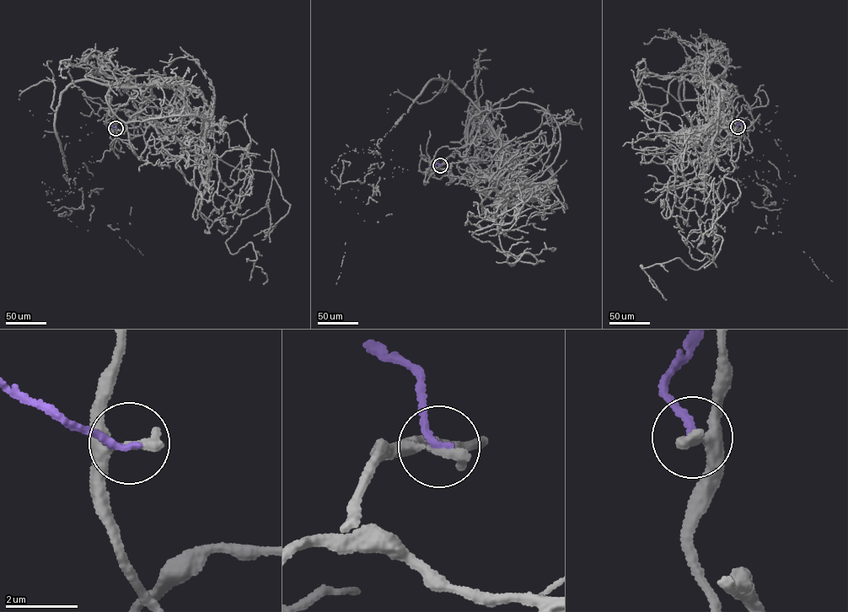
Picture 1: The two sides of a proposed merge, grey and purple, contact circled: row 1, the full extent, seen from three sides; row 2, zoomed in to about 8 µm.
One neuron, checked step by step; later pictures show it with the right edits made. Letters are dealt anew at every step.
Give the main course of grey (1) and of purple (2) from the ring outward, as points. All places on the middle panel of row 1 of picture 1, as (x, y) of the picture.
1: (440, 165), (467, 158), (486, 114), (434, 79), (373, 152), (341, 160), (335, 194), (364, 221), (336, 284)
2: (441, 165), (438, 163), (430, 167)

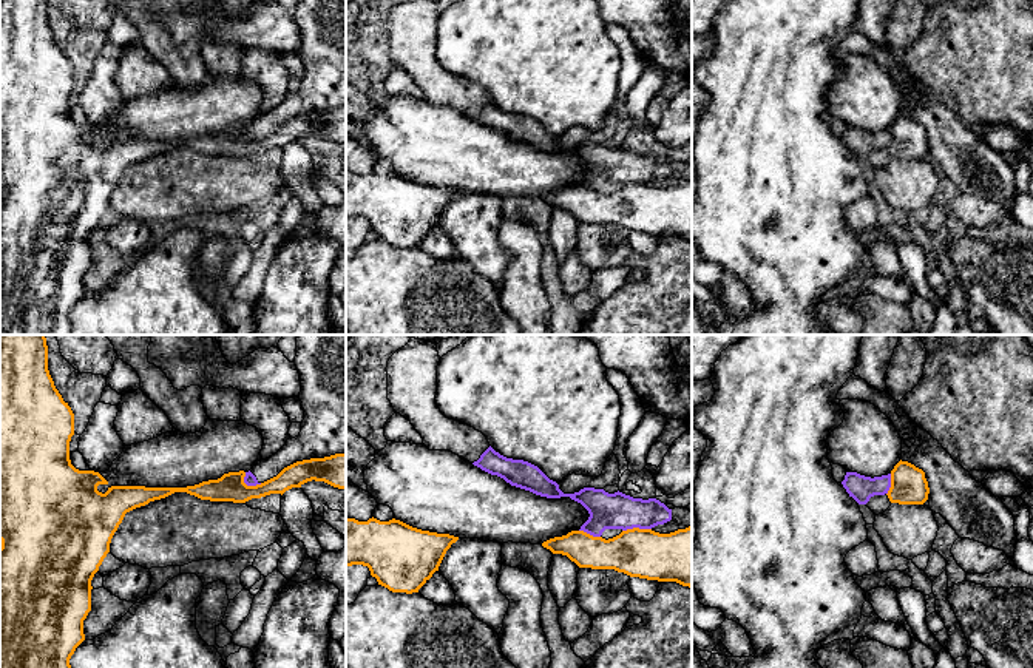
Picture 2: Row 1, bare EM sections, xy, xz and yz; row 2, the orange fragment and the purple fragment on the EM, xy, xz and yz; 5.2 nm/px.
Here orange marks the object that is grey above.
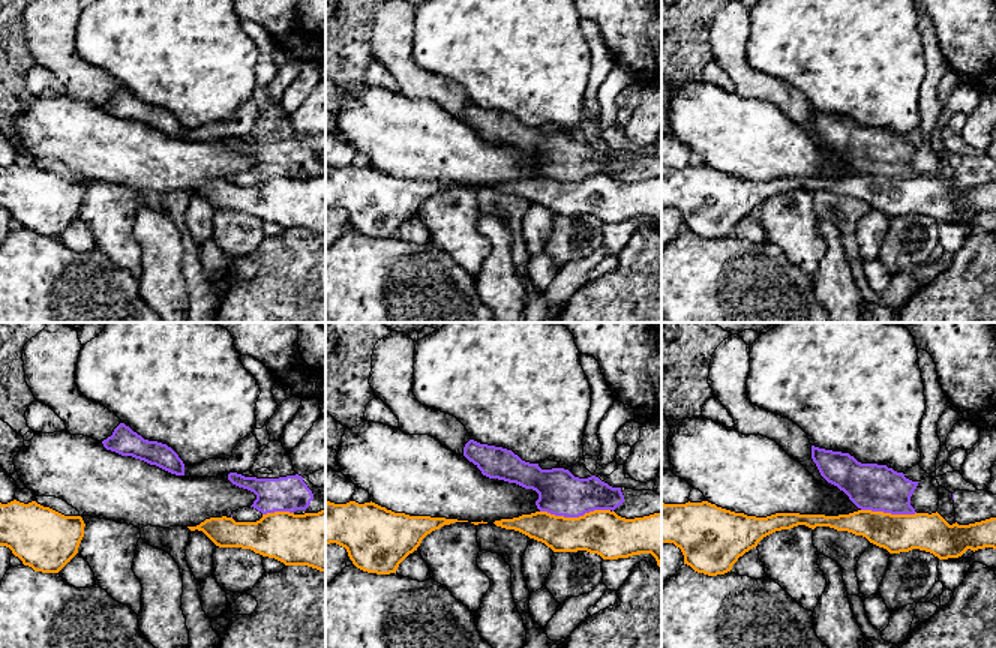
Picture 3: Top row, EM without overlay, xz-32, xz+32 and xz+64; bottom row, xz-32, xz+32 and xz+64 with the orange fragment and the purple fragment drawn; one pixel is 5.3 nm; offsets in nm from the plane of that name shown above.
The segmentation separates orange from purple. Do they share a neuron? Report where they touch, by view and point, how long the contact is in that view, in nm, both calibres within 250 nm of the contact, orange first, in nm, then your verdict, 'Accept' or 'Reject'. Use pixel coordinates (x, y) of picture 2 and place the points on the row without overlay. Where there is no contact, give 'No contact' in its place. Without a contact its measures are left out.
Touches orange at xz (636, 182). Shared border 150 nm. Thickness 260 nm (orange) against 190 nm. Reject

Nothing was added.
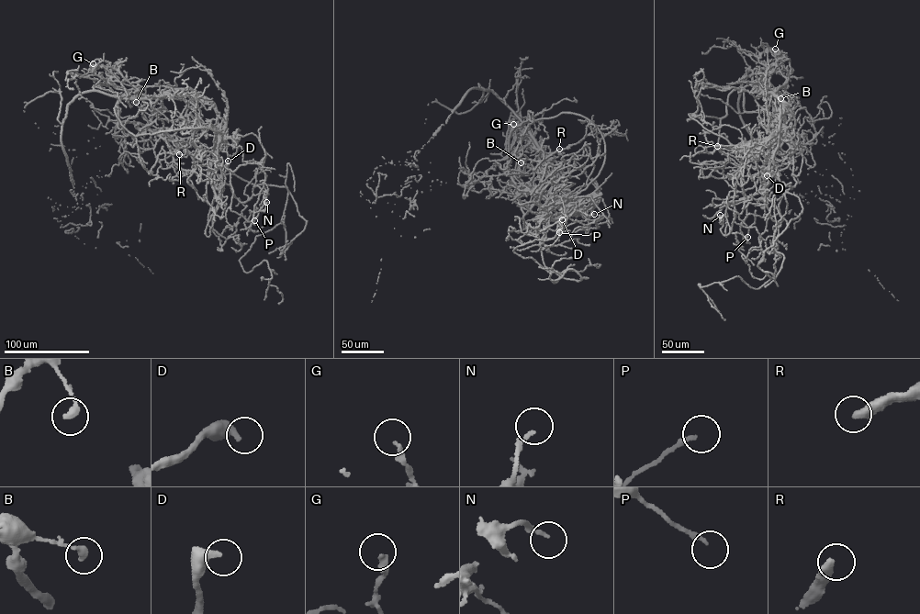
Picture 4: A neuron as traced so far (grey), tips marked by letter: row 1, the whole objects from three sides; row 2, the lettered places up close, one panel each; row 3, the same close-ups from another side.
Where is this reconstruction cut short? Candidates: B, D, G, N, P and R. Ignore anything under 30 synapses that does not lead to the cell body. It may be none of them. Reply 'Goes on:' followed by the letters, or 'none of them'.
Goes on: D, N, R

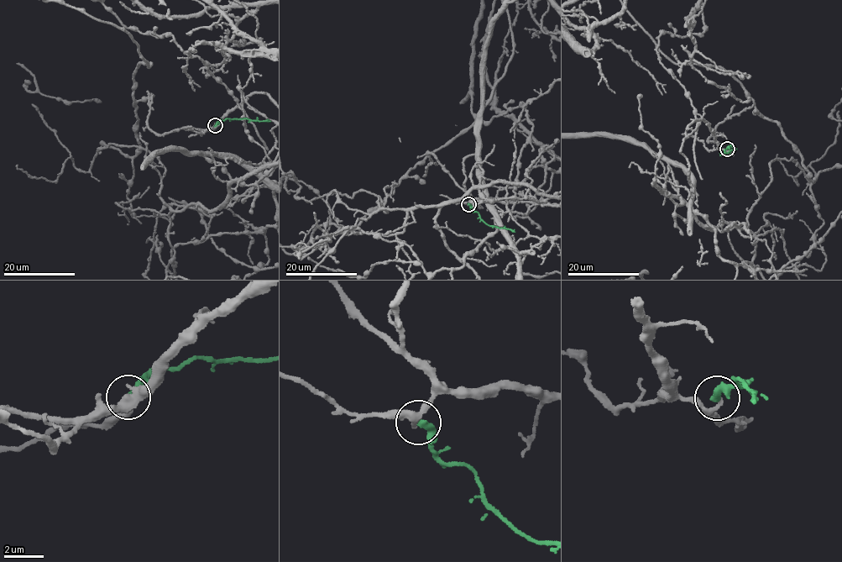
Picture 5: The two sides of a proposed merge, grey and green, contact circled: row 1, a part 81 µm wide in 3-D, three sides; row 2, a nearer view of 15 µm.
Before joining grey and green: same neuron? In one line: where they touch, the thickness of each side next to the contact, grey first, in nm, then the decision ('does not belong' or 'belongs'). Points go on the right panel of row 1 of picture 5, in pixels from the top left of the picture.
(727, 149) | 200/400 nm | does not belong

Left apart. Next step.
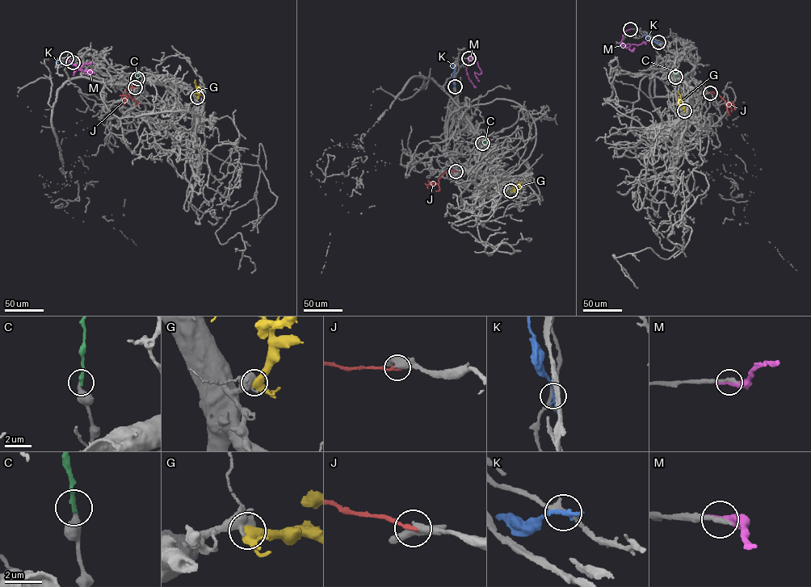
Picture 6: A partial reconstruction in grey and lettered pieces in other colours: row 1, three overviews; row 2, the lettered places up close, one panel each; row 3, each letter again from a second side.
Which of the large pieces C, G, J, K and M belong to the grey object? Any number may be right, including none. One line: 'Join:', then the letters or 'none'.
Join: C, G

